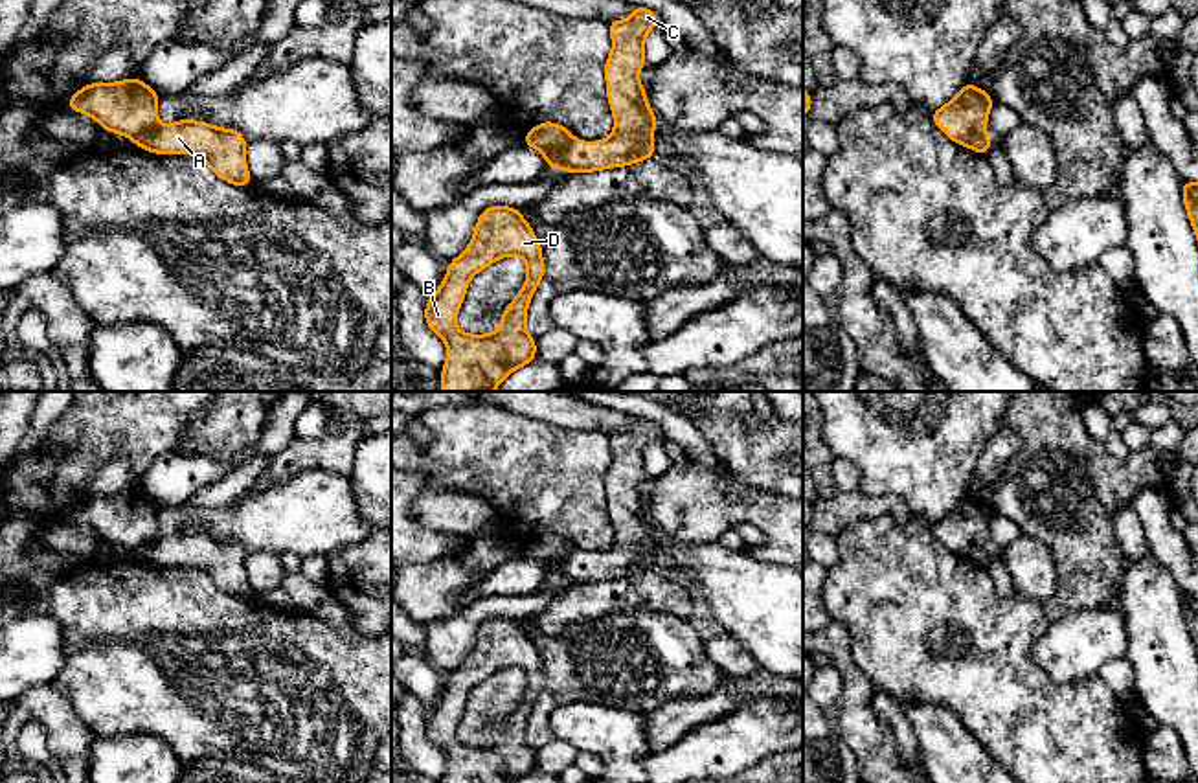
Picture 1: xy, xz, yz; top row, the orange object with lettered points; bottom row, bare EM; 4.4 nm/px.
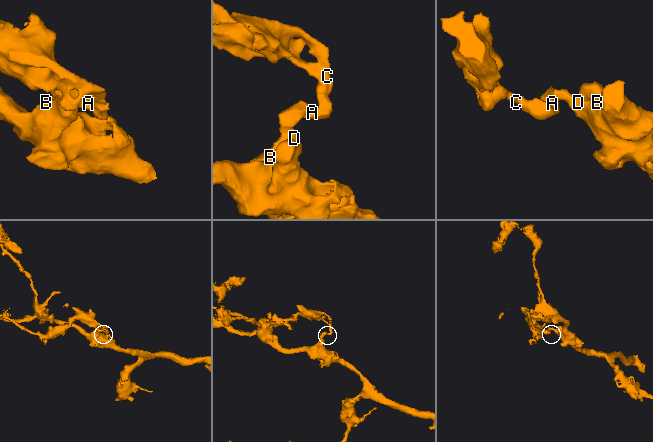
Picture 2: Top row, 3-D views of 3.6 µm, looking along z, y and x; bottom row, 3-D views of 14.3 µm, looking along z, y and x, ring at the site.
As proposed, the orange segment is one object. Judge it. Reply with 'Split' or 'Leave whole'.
Split

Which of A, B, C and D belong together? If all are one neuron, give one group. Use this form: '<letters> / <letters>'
A C / B D

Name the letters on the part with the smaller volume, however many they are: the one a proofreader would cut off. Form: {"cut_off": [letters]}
{"cut_off": ["A", "C"]}

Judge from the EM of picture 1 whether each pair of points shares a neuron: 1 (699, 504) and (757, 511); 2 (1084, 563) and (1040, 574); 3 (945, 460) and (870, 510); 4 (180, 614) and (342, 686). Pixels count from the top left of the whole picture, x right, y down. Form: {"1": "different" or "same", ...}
{"1": "same", "2": "different", "3": "different", "4": "same"}

